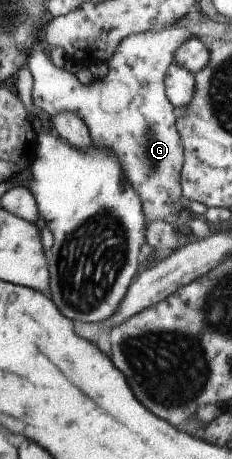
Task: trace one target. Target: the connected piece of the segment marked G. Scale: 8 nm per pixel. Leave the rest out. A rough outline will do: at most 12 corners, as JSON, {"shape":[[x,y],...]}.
{"shape":[[195,37],[120,43],[104,79],[79,83],[35,43],[31,100],[75,113],[116,153],[146,227],[173,223],[181,141],[164,78]]}

